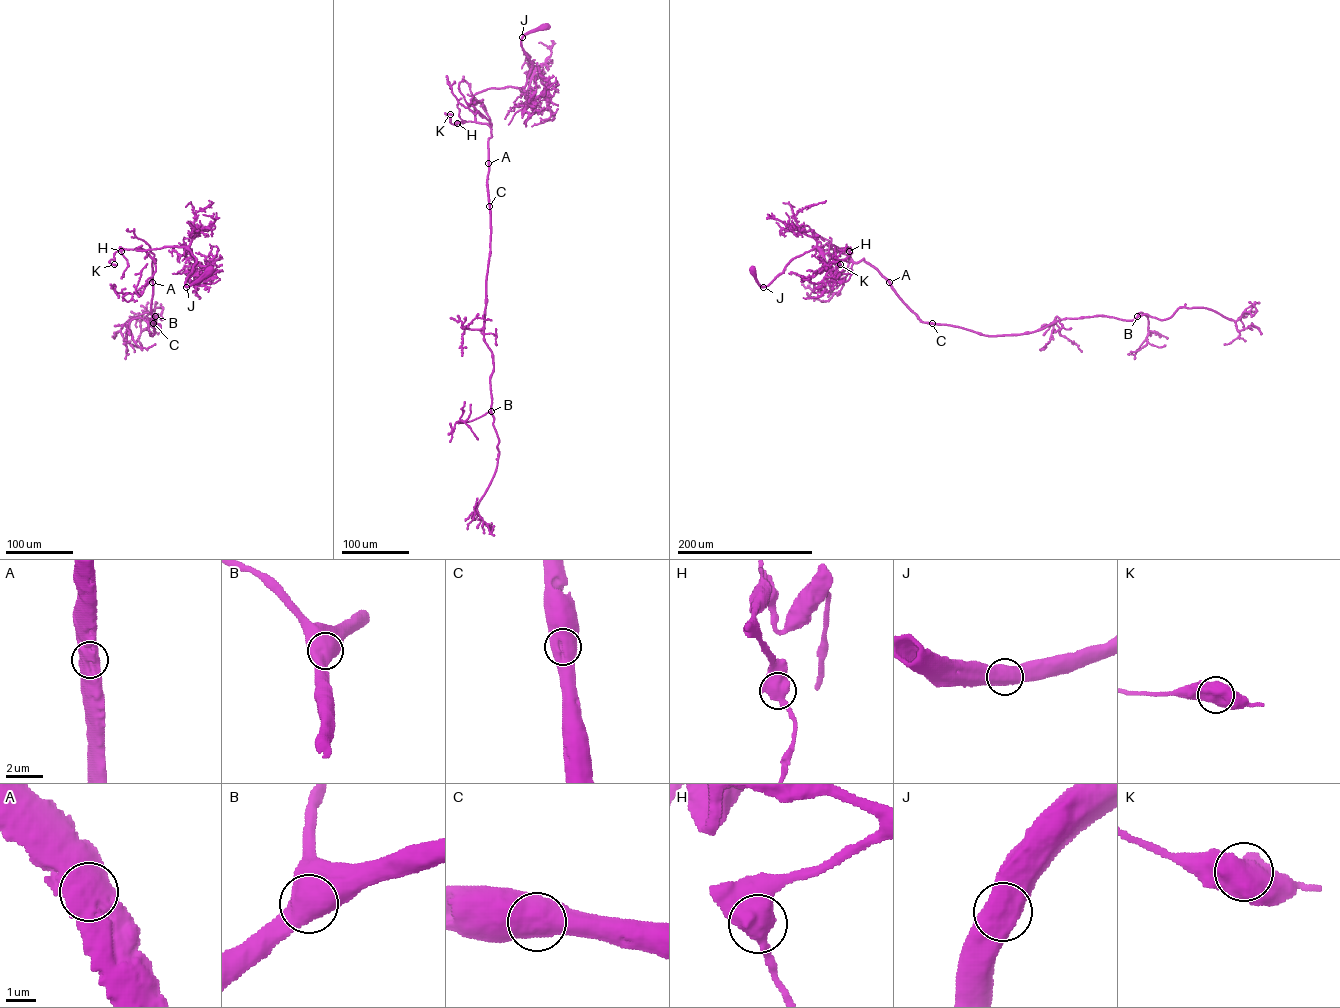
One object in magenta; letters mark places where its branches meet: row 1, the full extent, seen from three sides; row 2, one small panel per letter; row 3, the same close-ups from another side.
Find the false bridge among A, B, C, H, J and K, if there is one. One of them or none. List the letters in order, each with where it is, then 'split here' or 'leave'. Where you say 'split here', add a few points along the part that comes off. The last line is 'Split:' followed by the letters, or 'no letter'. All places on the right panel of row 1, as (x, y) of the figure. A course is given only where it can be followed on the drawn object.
A: (889, 282) | leave
B: (1137, 316) | leave
C: (932, 323) | leave
H: (849, 251) | leave
J: (763, 287) | leave
K: (840, 264) | leave
Split: no letter

